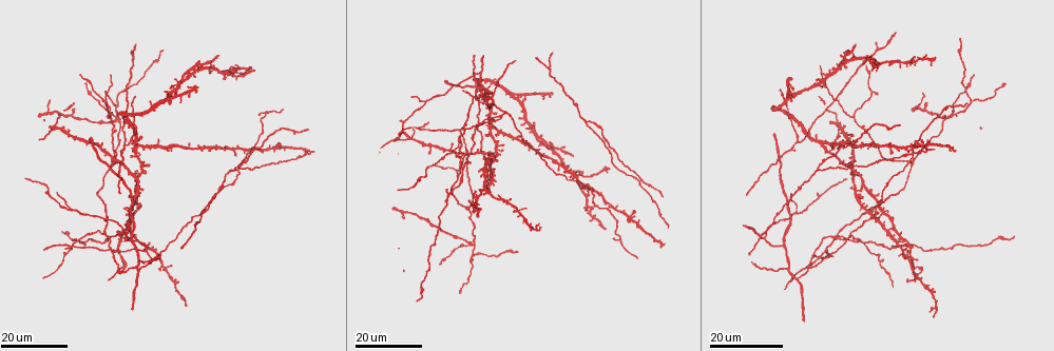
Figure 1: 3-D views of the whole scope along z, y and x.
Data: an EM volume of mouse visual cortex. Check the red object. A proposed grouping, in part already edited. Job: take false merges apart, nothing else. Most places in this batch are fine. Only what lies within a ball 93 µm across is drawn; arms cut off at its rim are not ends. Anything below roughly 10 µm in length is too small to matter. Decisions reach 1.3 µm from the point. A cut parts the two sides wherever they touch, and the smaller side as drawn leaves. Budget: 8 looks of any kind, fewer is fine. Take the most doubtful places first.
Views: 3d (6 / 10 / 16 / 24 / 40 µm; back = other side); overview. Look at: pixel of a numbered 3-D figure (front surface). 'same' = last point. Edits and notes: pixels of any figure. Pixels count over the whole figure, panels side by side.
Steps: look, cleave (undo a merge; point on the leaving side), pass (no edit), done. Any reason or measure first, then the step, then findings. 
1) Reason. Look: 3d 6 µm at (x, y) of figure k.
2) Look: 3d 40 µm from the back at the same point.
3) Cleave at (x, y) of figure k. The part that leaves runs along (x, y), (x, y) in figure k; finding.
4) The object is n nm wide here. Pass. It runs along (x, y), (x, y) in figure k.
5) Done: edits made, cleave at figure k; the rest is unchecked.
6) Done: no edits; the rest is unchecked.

Branch point. Look: 3d 24 µm at (460, 140) of figure 1.

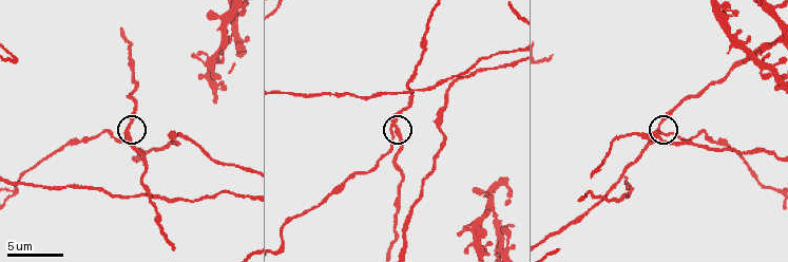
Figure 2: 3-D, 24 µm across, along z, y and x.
Look: 3d 10 µm at (127, 131) of figure 2.

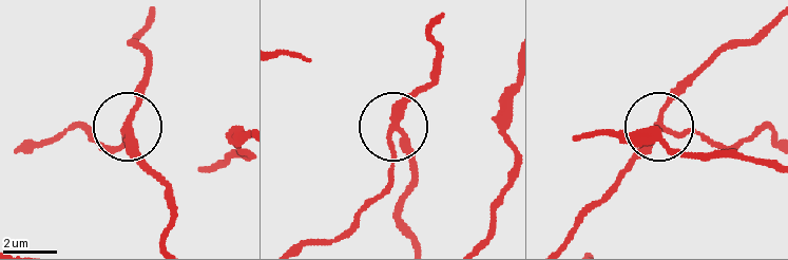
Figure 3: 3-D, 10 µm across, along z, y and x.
Pass. It runs along (434, 24), (436, 64), (390, 133), (390, 192) in figure 3; all the same neuron.

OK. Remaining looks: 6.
Three-way junction. Look: 3d 24 µm at (588, 119) of figure 1.

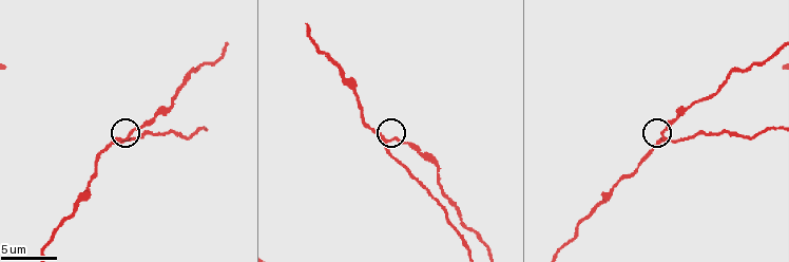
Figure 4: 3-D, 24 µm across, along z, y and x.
Look: 3d 10 µm at (124, 140) of figure 4.

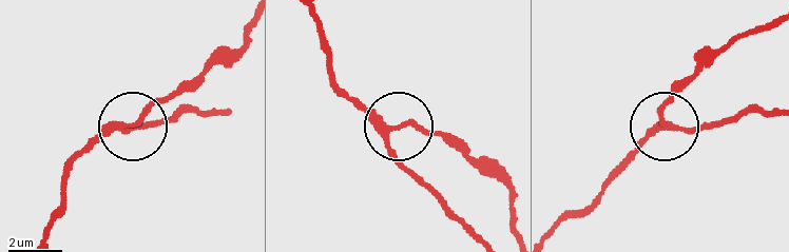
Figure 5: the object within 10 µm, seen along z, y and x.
Pass. It runs along (219, 113), (178, 113), (117, 127), (85, 152) in figure 5; all the same neuron.

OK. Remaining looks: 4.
A fork. Look: 3d 16 µm at (480, 101) of figure 1.

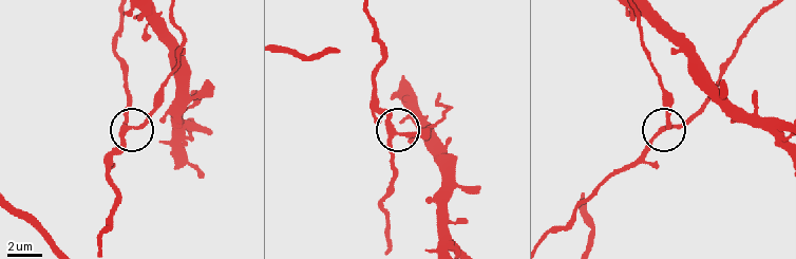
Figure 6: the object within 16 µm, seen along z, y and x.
Look: 3d 10 µm at (391, 135) of figure 6.

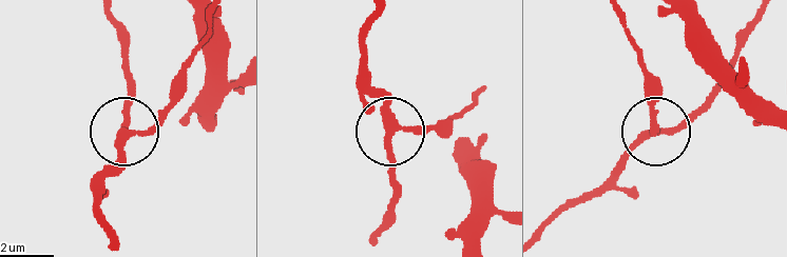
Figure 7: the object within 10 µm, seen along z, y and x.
3 arms meet here. Pass. It runs along (479, 89), (449, 118), (396, 132), (368, 66) in figure 7; all the same neuron.

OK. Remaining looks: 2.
Small branch off a trunk. Look: 3d 24 µm at (473, 244) of figure 1.

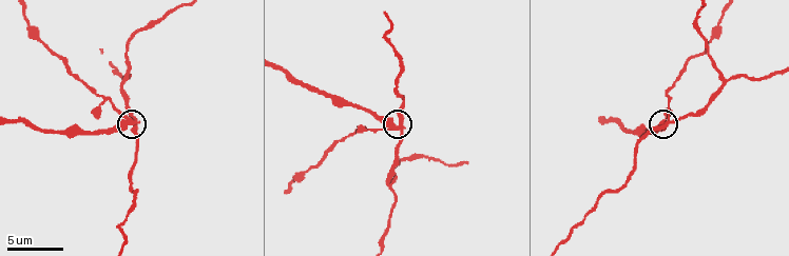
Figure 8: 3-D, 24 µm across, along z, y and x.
Zoom in. Look: 3d 10 µm at (134, 123) of figure 8.

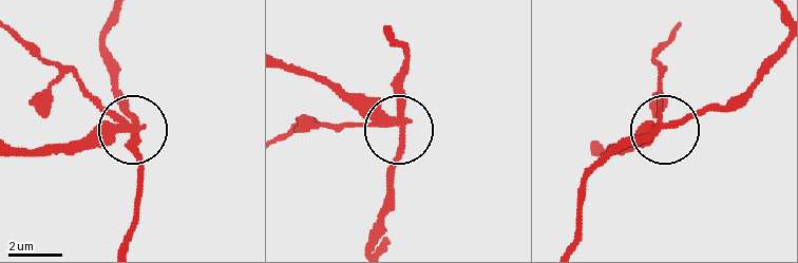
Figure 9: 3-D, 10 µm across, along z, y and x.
Cleave at (103, 141) of figure 9. The part that leaves runs along (131, 129), (98, 129), (72, 143), (17, 149) in figure 9; a second neuron is stuck on.

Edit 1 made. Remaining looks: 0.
Done: edits made, cleave at figure 9; the rest is unchecked.

